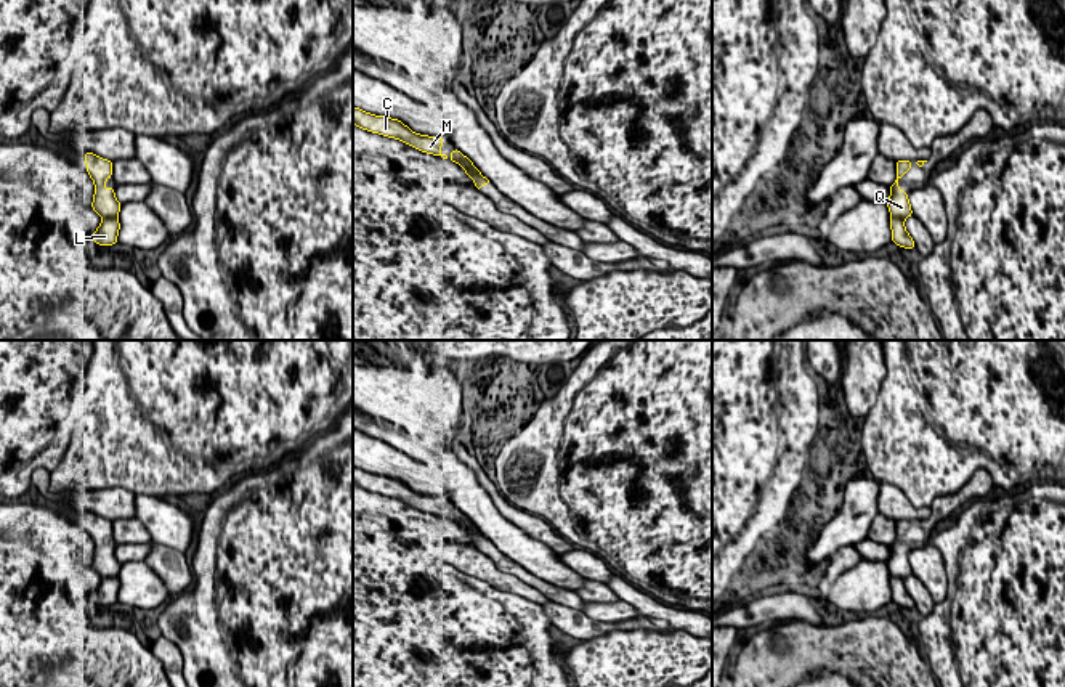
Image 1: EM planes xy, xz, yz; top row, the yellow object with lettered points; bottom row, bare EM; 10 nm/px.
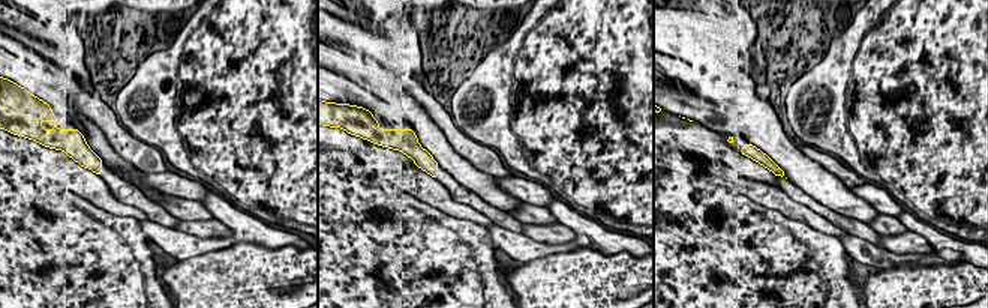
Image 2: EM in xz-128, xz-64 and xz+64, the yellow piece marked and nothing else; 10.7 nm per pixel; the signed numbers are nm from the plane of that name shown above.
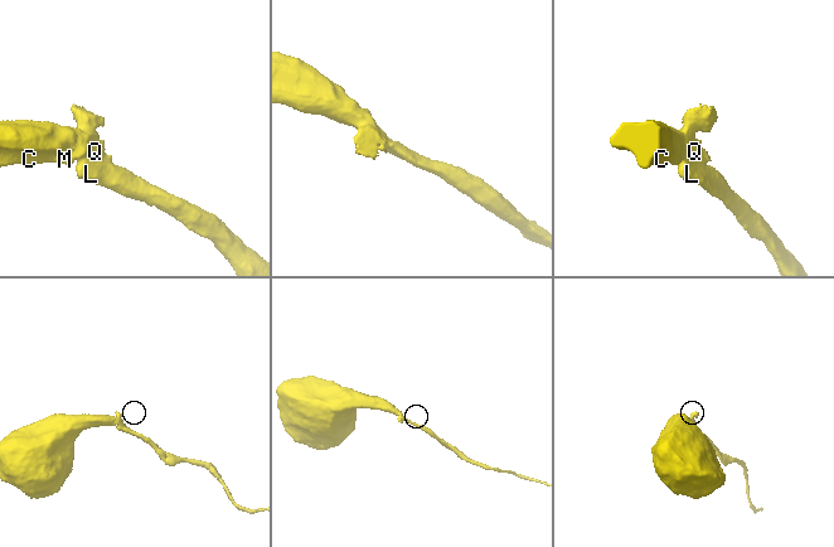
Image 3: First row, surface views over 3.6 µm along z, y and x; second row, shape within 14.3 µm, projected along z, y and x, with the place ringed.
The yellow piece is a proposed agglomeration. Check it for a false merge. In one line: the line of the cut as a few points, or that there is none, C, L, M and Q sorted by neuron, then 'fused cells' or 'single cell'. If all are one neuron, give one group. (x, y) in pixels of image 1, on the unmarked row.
cut in xz along (457, 520), (470, 525), (480, 535); C M Q / L; fused cells

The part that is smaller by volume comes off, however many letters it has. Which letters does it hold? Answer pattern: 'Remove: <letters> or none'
Remove: L

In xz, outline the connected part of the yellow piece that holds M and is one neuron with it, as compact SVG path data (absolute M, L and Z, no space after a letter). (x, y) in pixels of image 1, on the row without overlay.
M353 465L353 483L372 493L380 493L383 496L396 498L422 512L428 512L447 518L446 514L439 512L443 504L443 496L435 498L435 496L414 493L409 486L406 486L398 478L374 475L371 472L364 472L362 469Z

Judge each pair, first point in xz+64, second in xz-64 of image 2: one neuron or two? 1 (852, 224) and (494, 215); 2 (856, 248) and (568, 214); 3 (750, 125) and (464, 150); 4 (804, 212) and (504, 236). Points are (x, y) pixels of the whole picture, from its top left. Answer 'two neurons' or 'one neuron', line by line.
1: one neuron
2: one neuron
3: two neurons
4: two neurons

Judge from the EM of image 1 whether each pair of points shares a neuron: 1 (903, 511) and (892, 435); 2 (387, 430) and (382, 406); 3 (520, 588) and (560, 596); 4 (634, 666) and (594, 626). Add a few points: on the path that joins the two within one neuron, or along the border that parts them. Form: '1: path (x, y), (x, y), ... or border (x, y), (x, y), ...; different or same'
1: border (881, 482), (895, 485), (916, 508), (929, 508); different
2: border (379, 418), (385, 421); different
3: border (509, 572), (550, 601); different
4: border (639, 628), (611, 630), (583, 641); different

